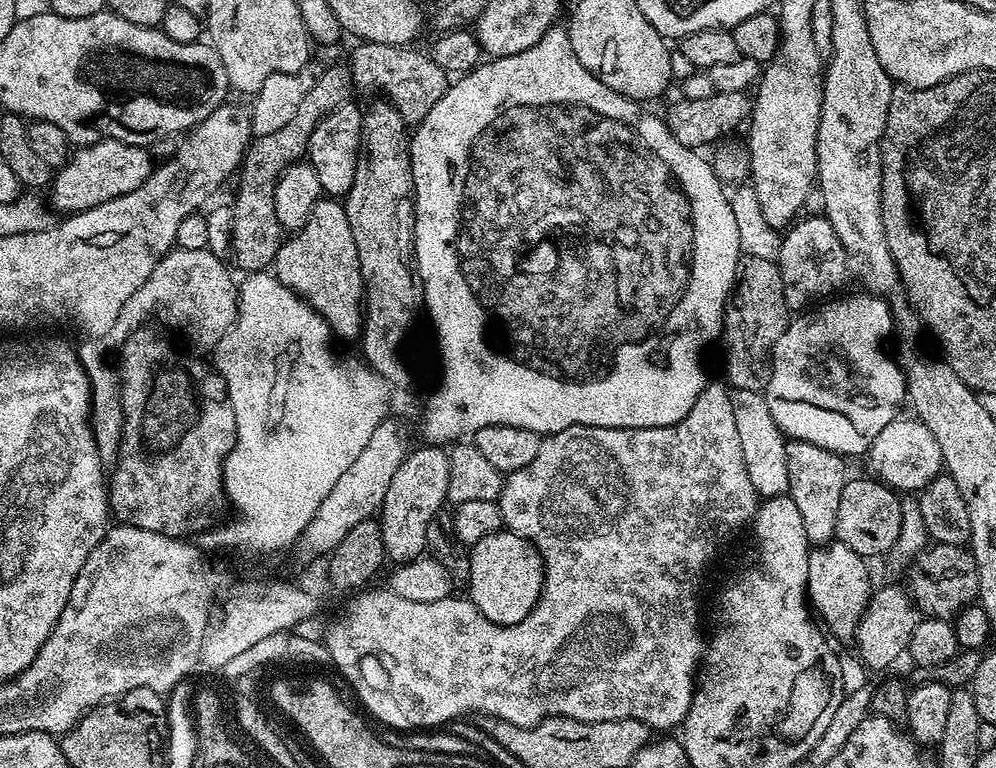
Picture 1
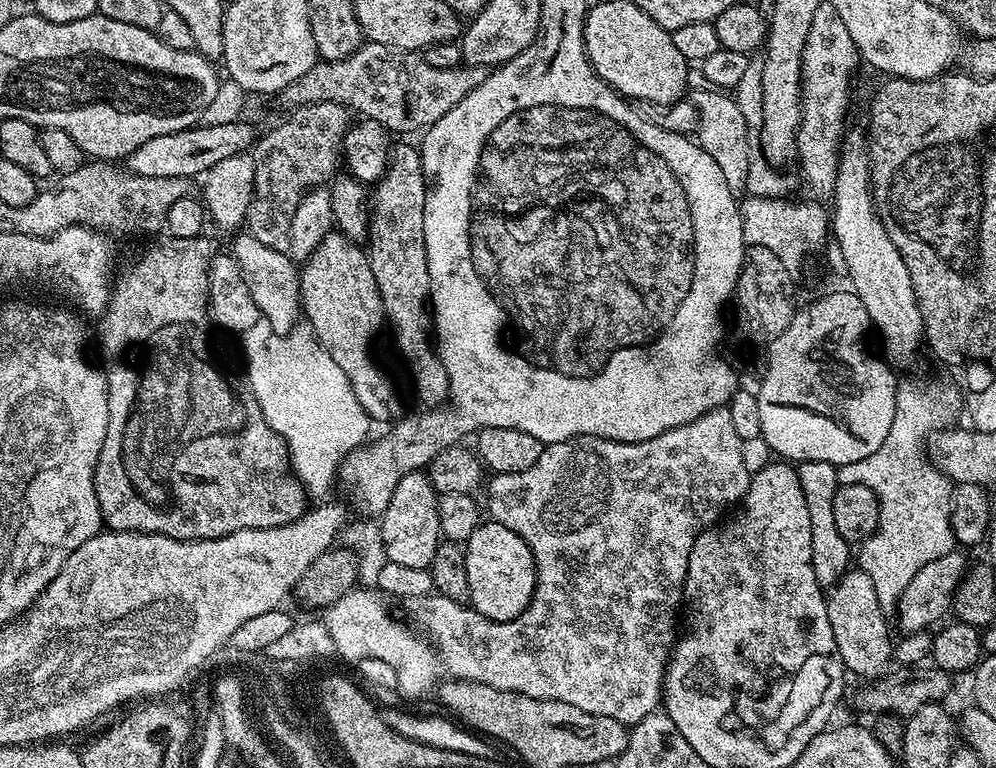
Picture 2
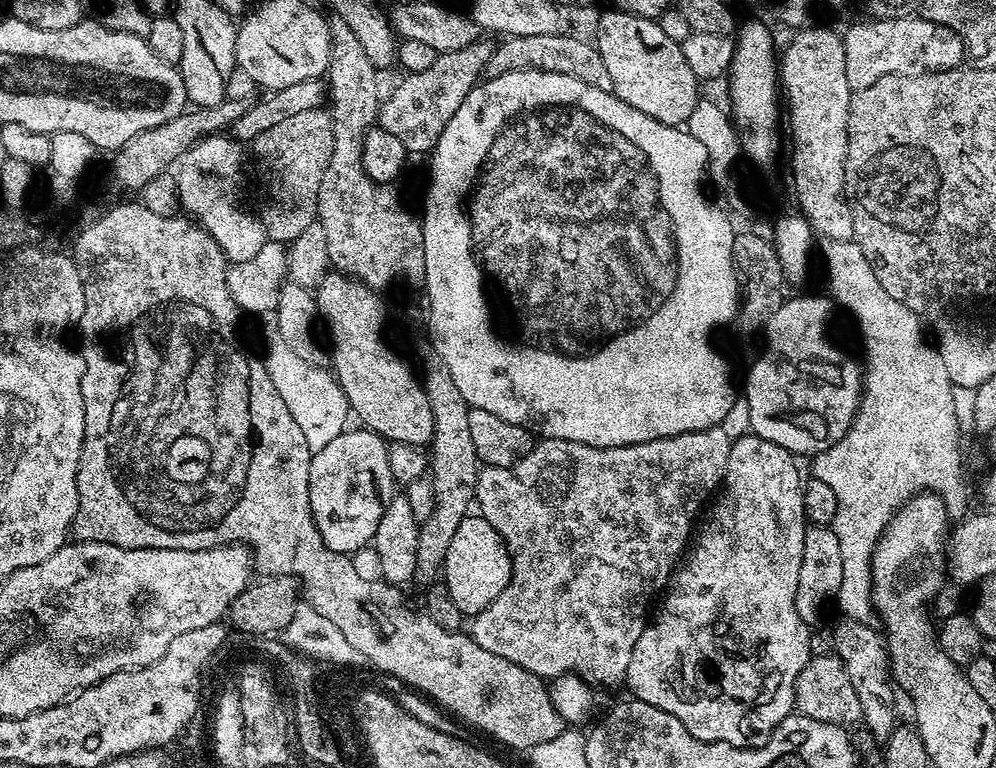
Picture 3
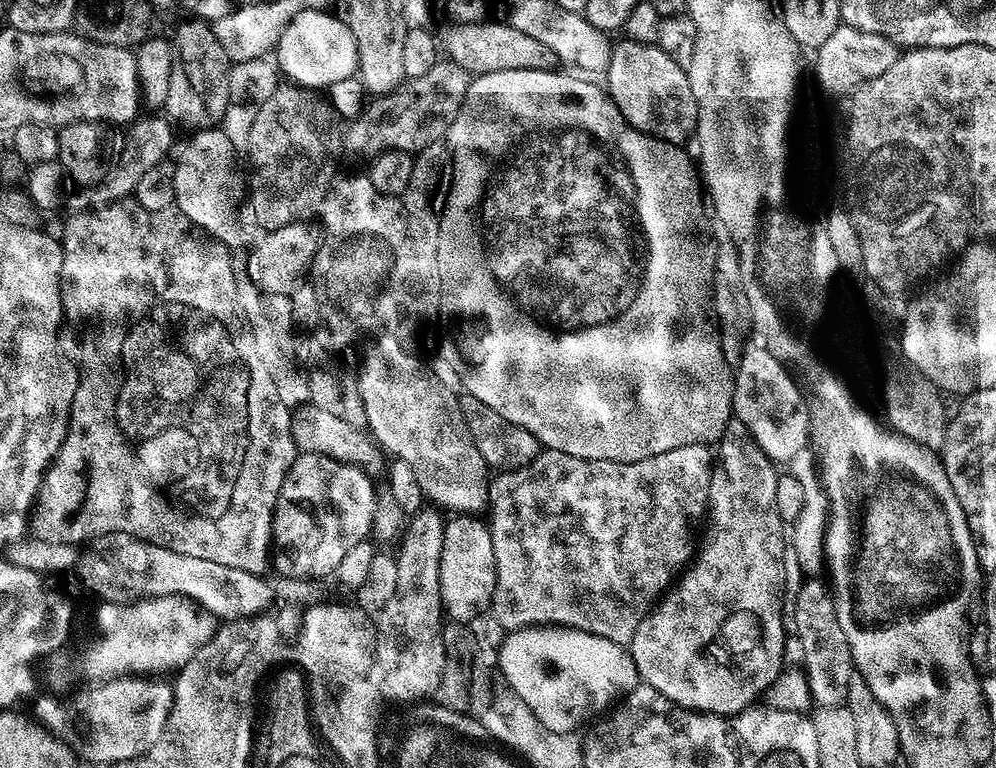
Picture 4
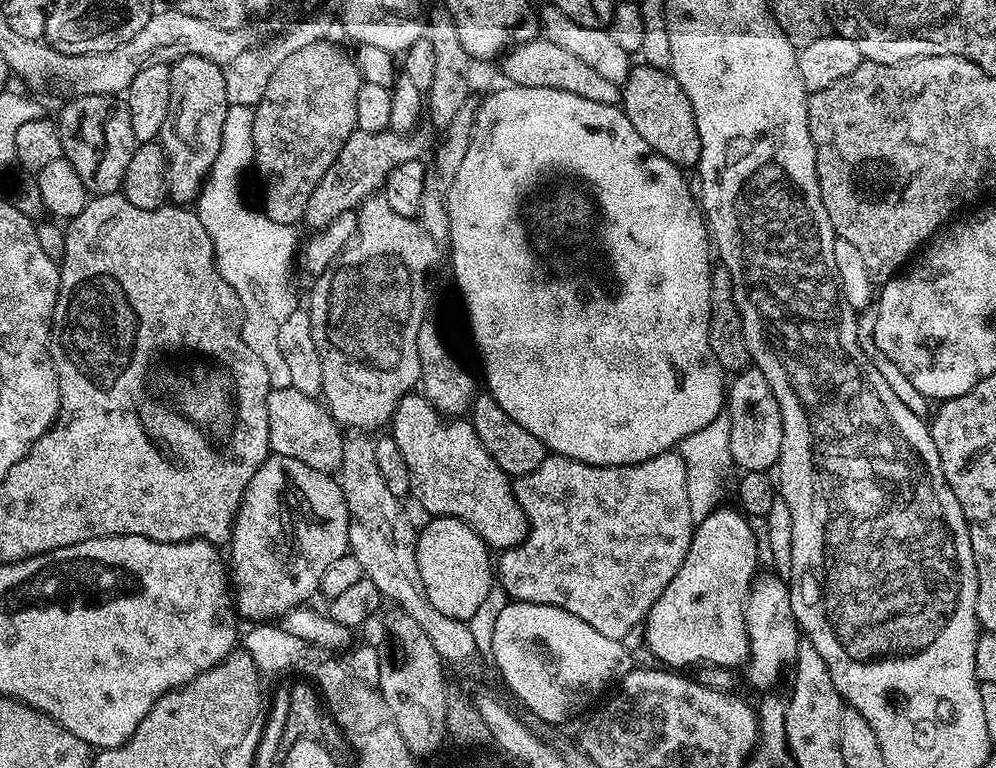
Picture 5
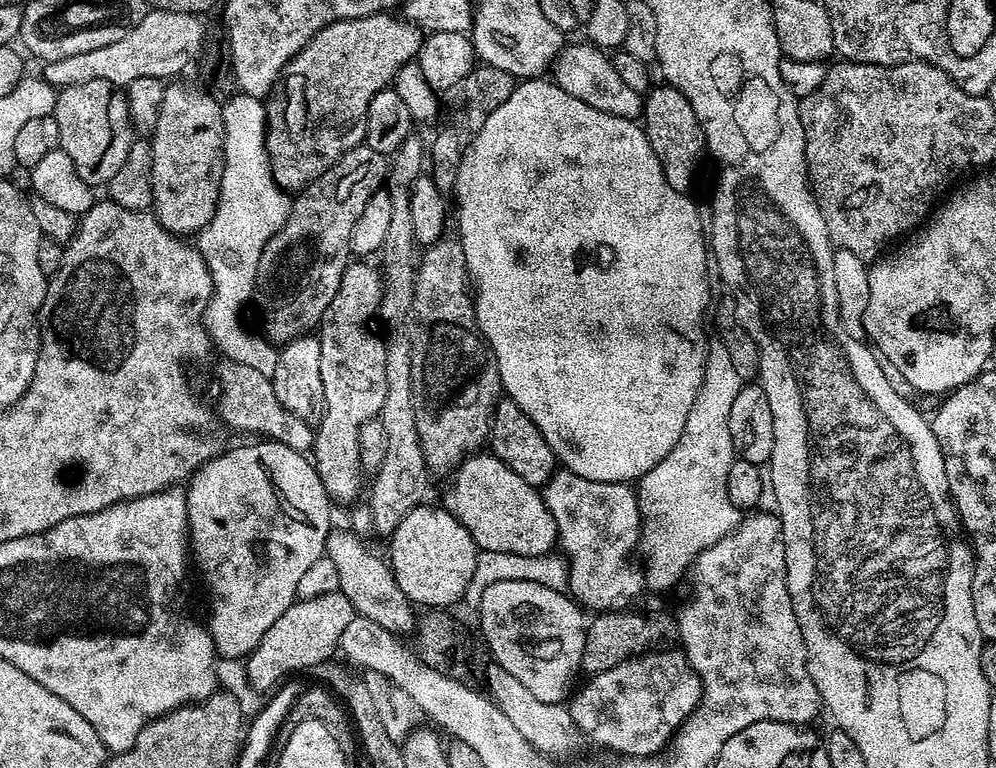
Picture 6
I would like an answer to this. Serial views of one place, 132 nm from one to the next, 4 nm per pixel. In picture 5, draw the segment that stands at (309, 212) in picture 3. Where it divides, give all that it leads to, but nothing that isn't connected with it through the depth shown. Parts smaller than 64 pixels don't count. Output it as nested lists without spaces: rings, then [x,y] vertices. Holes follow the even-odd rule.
[[[321,42],[295,51],[274,70],[260,104],[254,108],[254,169],[260,175],[260,192],[264,195],[262,211],[279,224],[296,226],[304,220],[310,194],[322,182],[322,174],[334,166],[350,134],[357,131],[357,97],[362,83],[359,66],[336,48],[335,43]]]

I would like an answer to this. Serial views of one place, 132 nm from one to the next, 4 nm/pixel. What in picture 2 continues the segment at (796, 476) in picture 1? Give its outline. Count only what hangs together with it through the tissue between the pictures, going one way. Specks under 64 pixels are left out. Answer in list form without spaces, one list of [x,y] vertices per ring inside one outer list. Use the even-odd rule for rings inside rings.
[[[807,460],[801,461],[796,469],[810,515],[811,566],[820,586],[830,588],[846,573],[850,566],[848,562],[852,560],[851,545],[835,527],[833,500],[839,488],[837,467],[826,462]]]

